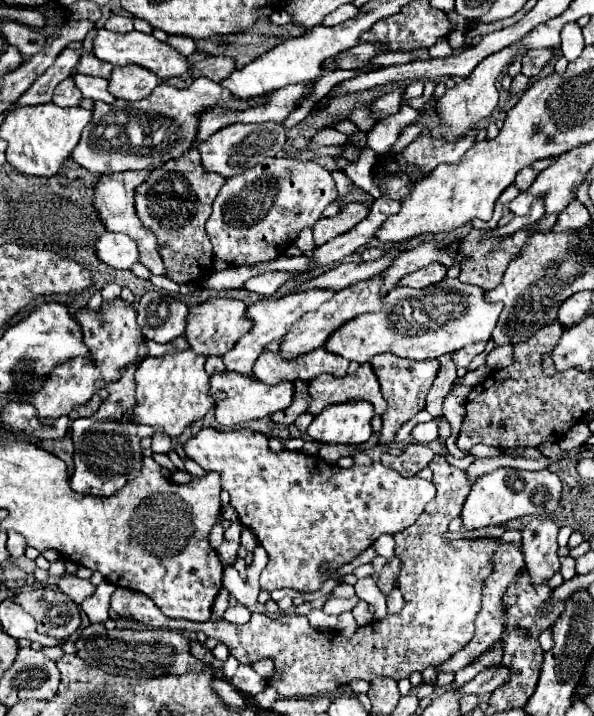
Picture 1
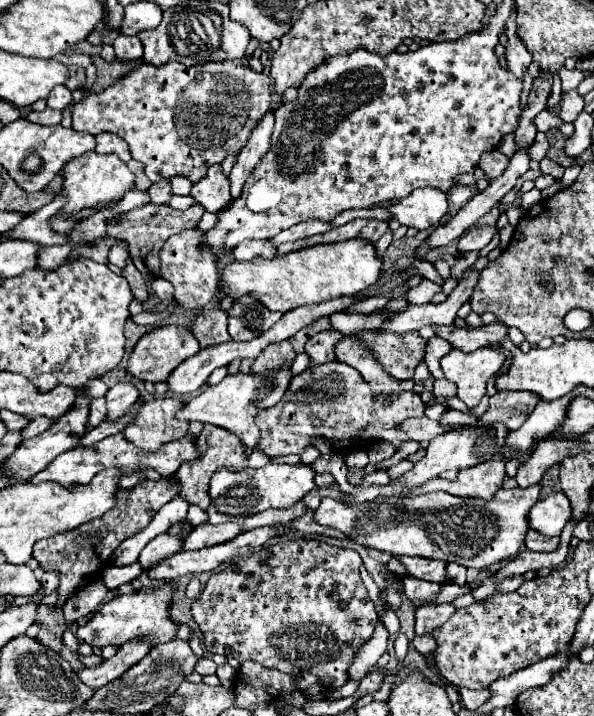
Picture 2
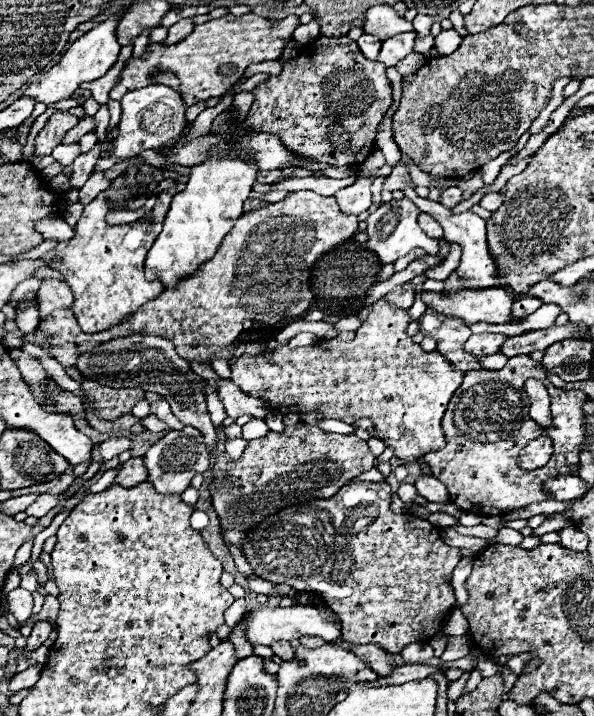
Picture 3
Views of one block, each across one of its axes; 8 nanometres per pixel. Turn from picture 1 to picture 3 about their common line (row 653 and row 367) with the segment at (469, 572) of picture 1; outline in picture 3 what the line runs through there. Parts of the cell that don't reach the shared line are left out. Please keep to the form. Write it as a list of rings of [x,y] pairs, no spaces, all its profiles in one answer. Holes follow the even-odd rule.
[[[378,300],[374,310],[366,318],[366,322],[356,330],[356,338],[352,342],[326,340],[314,346],[300,346],[290,350],[288,346],[278,346],[272,354],[246,356],[242,354],[234,362],[230,362],[232,376],[230,380],[250,396],[264,398],[272,412],[278,414],[304,414],[304,412],[320,412],[320,418],[334,418],[353,424],[358,418],[372,418],[376,424],[380,438],[386,446],[394,448],[396,456],[402,462],[414,462],[420,456],[444,448],[444,432],[442,432],[442,416],[452,394],[464,380],[464,372],[452,368],[438,350],[424,352],[420,344],[412,342],[412,338],[404,332],[408,326],[408,310],[388,306],[386,300]]]

